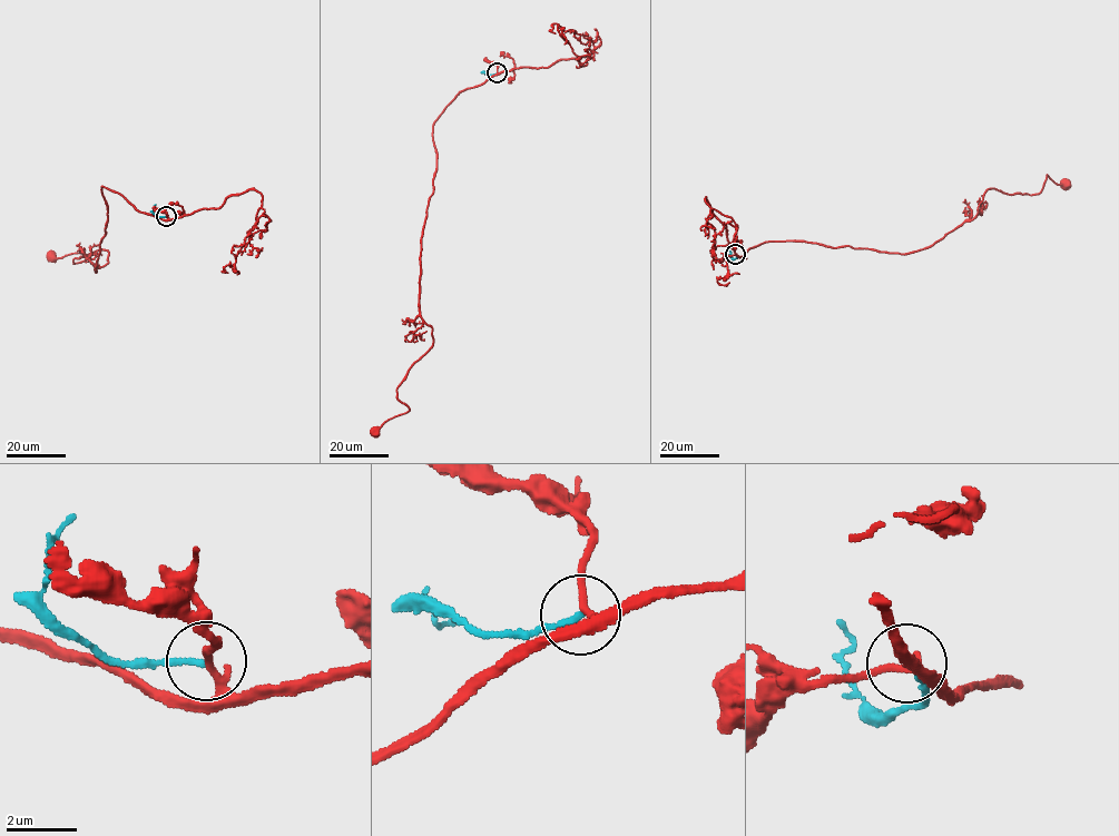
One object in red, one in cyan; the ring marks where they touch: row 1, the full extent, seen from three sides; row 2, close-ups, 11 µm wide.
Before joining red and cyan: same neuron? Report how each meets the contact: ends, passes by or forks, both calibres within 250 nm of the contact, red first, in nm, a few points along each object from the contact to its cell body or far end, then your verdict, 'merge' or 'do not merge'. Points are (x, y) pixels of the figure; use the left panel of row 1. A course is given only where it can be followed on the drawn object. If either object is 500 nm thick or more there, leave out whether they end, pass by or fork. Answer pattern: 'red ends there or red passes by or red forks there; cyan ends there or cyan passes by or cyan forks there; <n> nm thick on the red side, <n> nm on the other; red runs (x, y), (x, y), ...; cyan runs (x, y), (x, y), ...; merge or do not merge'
red passes by; cyan ends there; 200 nm thick on the red side, 170 nm on the other; red runs (167, 217), (101, 186), (107, 219), (96, 273), (108, 263), (100, 249), (74, 264), (86, 256), (50, 255); cyan runs (167, 216), (154, 214), (155, 205); do not merge

